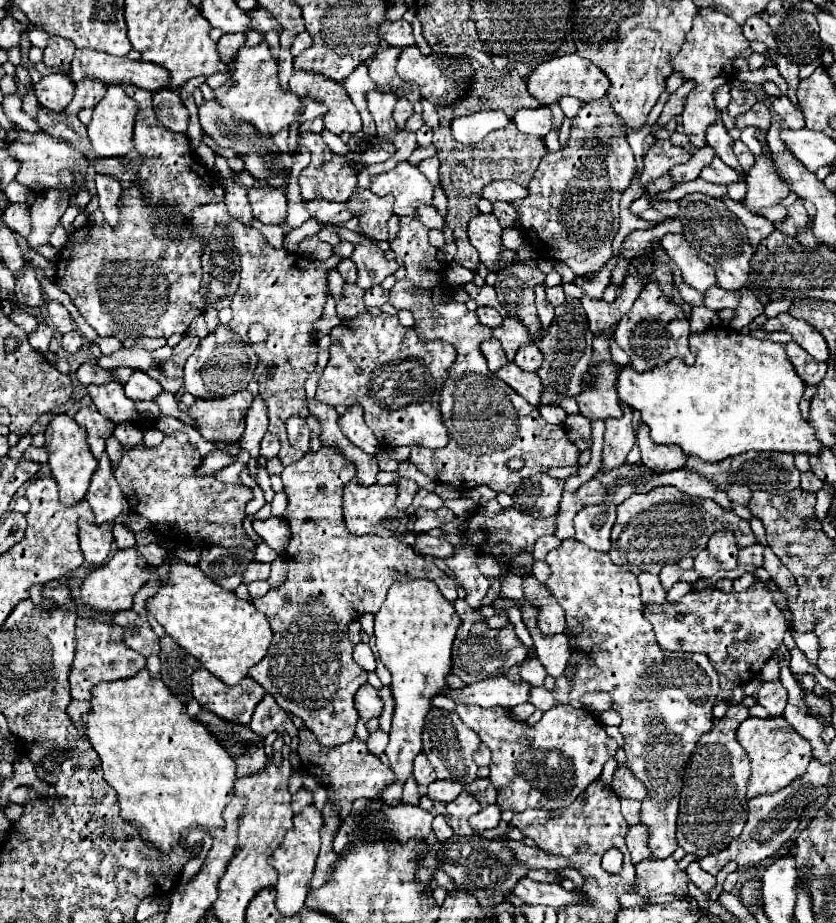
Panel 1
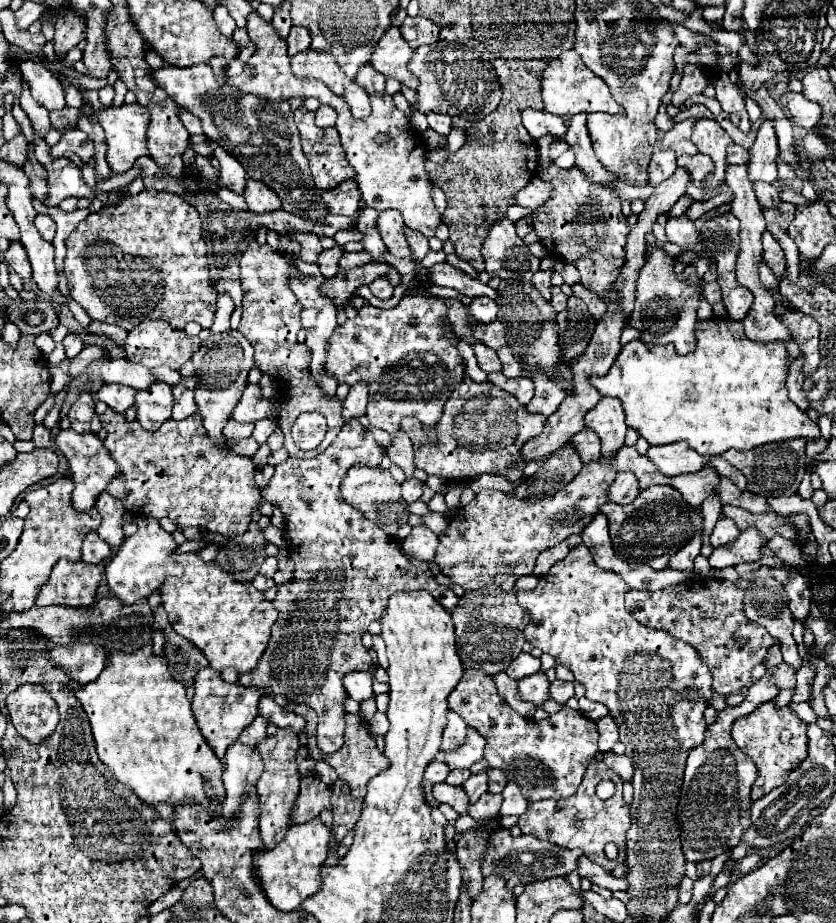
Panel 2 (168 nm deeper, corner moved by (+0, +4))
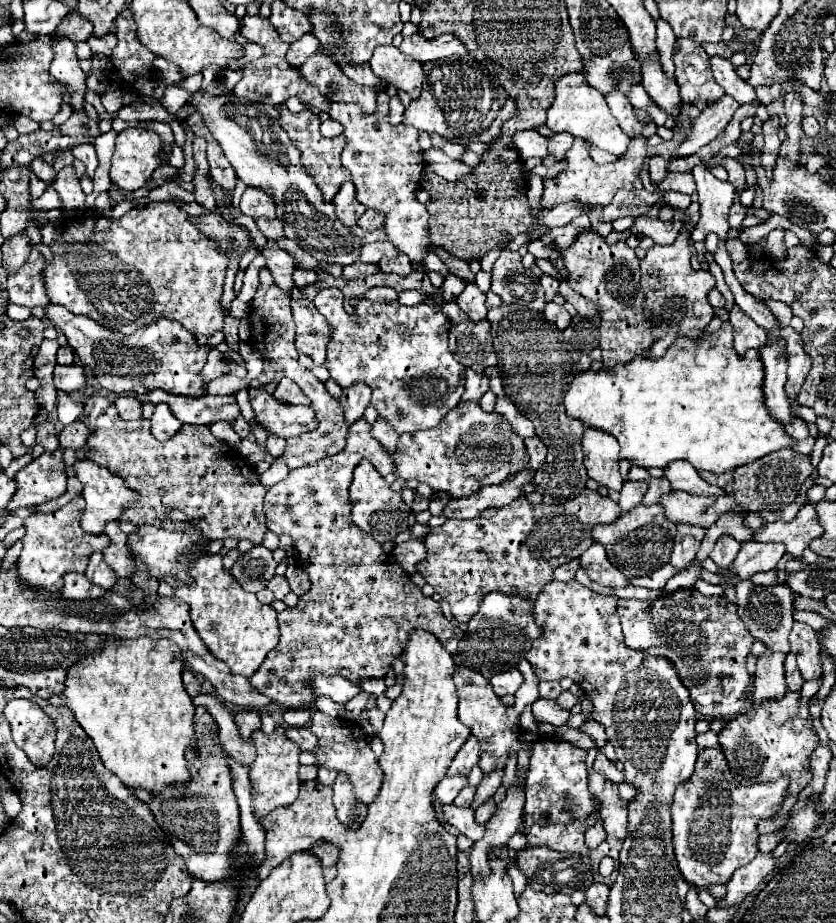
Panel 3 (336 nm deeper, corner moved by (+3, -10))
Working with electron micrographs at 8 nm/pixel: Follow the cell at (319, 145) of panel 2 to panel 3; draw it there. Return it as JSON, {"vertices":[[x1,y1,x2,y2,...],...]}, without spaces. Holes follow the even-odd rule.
{"vertices":[[285,106,279,110,279,120,281,120,281,128,289,134,289,140,297,146,297,150,301,152,301,166,315,178,317,186,321,188,323,196,325,196,325,202,331,202,335,198,335,194,339,192,341,184,345,180,351,180,351,174,349,170,343,168,341,164,341,152,347,144,347,138,341,134,341,136,335,136,335,138,323,138,321,132,319,132,319,116,315,116,311,110,301,110,299,114,293,114,289,112]]}

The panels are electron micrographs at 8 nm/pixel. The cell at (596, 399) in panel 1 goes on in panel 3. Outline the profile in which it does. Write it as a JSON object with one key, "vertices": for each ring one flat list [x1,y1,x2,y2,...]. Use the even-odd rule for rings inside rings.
{"vertices":[[585,430,583,436,583,452,585,466,591,480,599,486,619,492,623,486,617,462,617,440,609,438,609,434,601,434,601,430]]}

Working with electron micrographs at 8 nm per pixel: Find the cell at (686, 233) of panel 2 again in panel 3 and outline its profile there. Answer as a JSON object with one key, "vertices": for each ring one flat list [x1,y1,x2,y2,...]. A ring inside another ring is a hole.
{"vertices":[[639,216,639,218,635,218,635,224,629,228,629,232,649,236,651,240,655,240,655,244,665,246,665,244,673,244,677,234,681,232,681,226,683,226,683,222,677,222,677,220,661,222,659,218]]}

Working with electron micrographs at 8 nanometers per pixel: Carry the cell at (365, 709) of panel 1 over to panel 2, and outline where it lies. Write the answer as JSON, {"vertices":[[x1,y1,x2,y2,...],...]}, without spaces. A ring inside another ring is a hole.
{"vertices":[[352,672,352,674,344,676,344,688,348,690,348,696,356,702,364,702,364,700,374,698,370,672]]}

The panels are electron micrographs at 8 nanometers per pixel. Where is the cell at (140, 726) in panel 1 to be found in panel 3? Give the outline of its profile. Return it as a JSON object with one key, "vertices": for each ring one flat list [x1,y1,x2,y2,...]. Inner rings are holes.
{"vertices":[[169,638,151,640,109,640,95,654,85,656,67,670,65,688,61,692,63,706,71,708,79,726,95,742,95,748,115,776,119,776,131,790,145,788,149,792,163,790,175,782,187,782,187,750,195,746,195,706,183,688,181,672,183,658,177,644]]}

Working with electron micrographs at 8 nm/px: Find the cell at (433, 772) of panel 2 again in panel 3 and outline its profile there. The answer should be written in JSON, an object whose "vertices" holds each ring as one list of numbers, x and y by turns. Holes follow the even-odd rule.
{"vertices":[[465,776,443,778,443,780,439,782,439,786,435,788,435,798,437,798,441,804,451,804,465,786,467,786,467,778,465,778]]}

